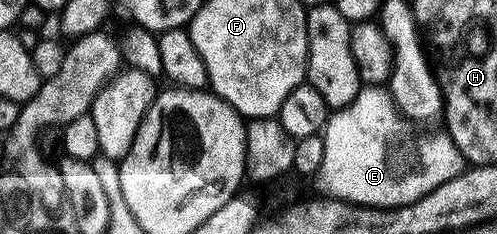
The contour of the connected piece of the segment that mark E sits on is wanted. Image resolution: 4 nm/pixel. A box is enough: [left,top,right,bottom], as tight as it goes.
[315,85,467,207]

